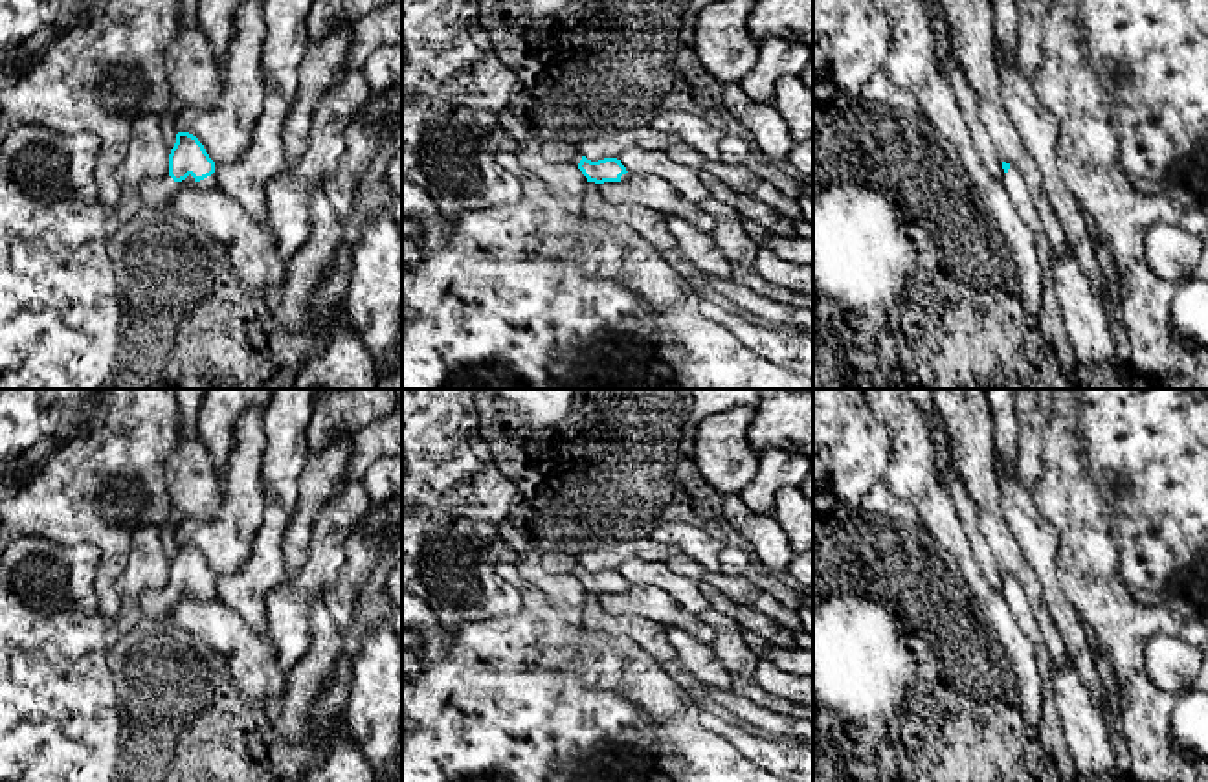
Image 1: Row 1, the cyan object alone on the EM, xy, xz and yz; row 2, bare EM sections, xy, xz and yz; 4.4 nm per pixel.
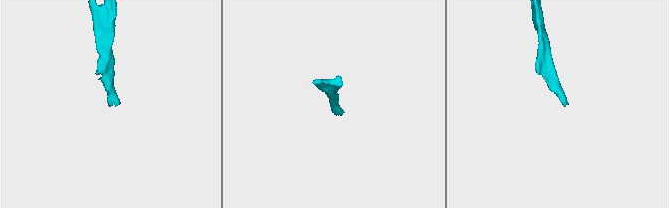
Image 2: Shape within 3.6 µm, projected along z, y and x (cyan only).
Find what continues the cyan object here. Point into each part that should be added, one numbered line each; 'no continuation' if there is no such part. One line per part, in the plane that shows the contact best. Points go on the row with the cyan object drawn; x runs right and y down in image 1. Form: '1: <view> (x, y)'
1: xy (162, 191)

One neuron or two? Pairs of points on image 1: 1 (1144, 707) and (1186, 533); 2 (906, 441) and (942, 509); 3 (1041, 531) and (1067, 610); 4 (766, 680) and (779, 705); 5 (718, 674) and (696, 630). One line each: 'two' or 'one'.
1: one
2: one
3: one
4: two
5: two

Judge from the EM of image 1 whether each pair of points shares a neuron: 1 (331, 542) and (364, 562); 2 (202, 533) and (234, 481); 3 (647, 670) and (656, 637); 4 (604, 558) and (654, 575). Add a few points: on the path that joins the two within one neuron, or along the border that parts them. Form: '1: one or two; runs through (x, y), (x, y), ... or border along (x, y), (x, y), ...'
1: two; border along (360, 525), (346, 538), (346, 562), (327, 590)
2: one; runs through (217, 527), (234, 511), (234, 496)
3: two; border along (612, 636), (628, 636), (661, 665)
4: two; border along (665, 562), (628, 558), (617, 569)

